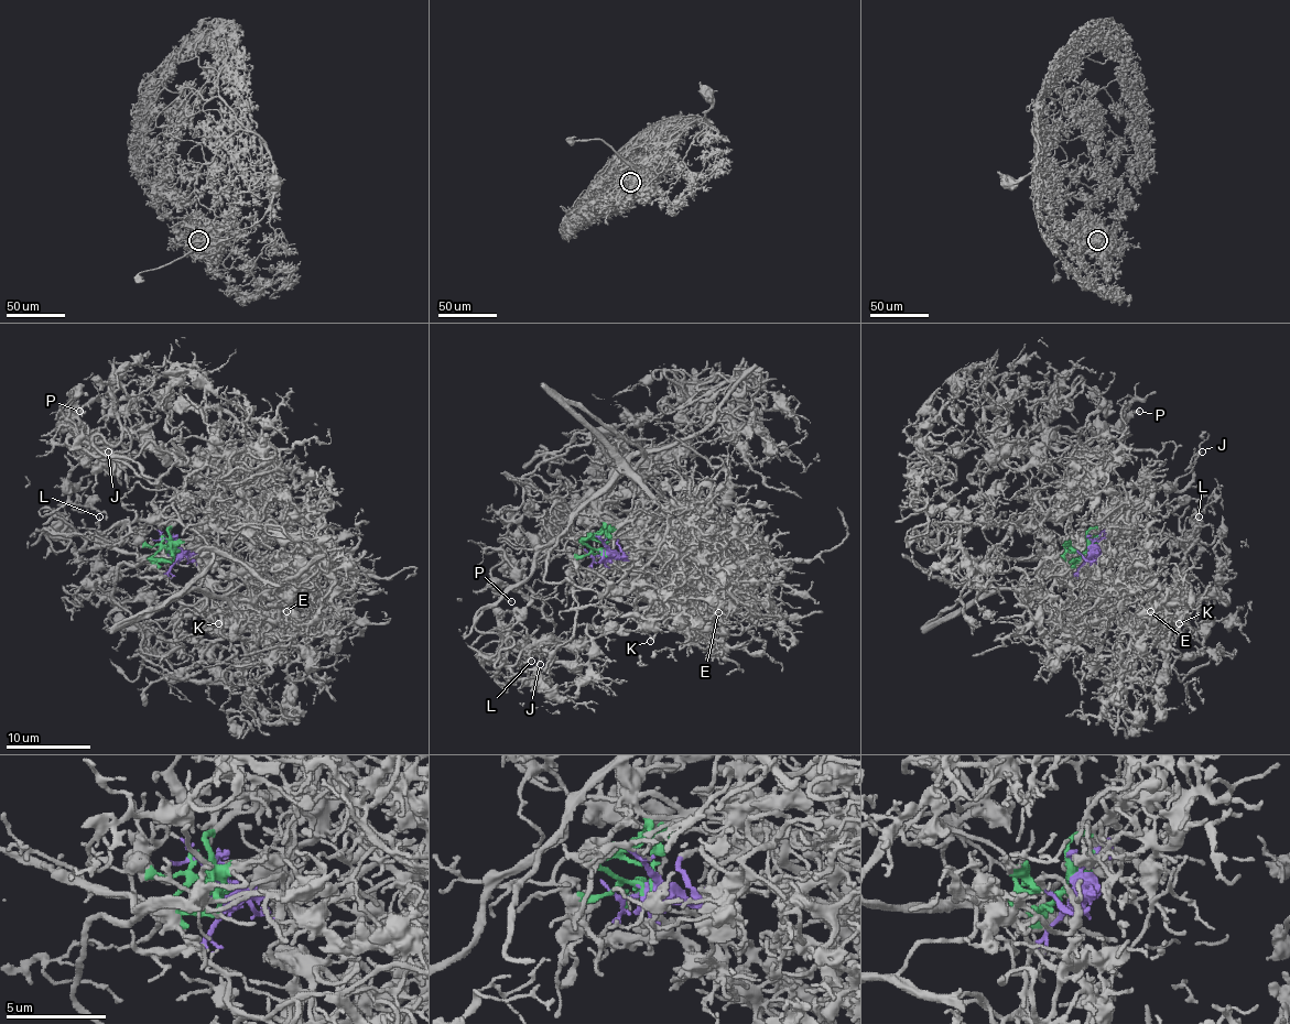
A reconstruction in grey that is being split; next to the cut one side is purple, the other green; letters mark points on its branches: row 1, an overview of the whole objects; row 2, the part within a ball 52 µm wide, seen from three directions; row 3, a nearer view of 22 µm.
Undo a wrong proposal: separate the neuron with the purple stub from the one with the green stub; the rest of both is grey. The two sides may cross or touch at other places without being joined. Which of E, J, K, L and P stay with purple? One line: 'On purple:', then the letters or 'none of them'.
On purple: J, L, P

